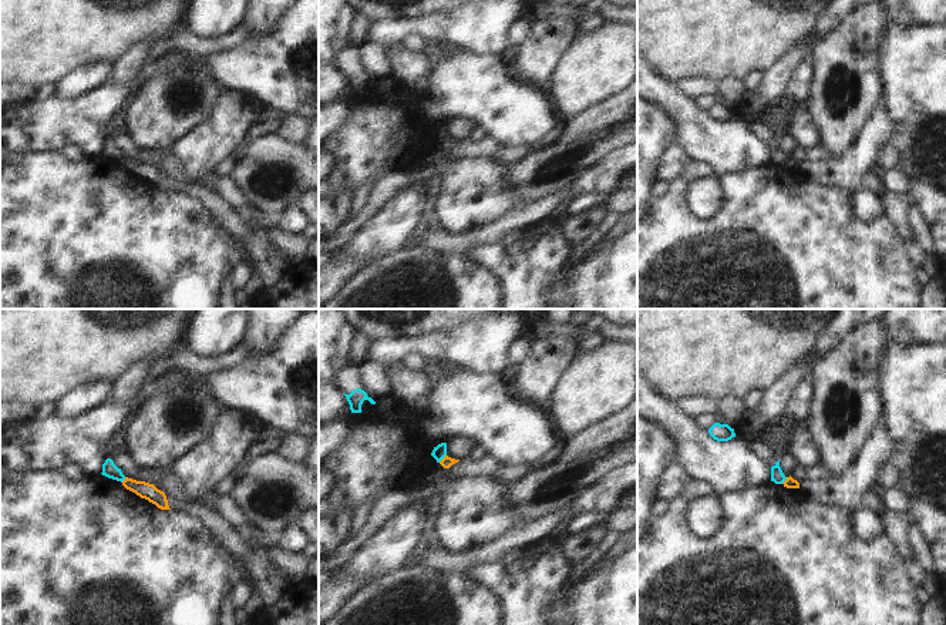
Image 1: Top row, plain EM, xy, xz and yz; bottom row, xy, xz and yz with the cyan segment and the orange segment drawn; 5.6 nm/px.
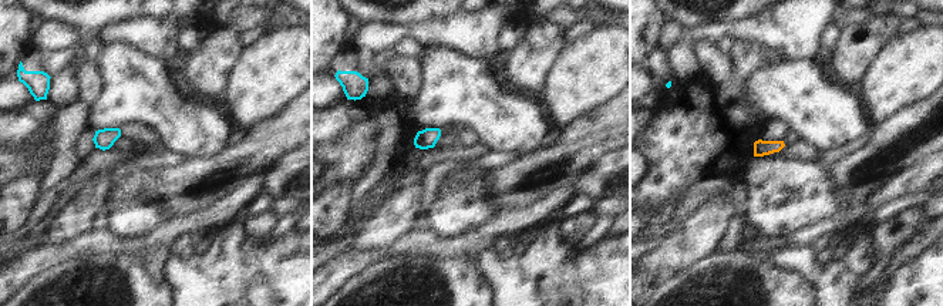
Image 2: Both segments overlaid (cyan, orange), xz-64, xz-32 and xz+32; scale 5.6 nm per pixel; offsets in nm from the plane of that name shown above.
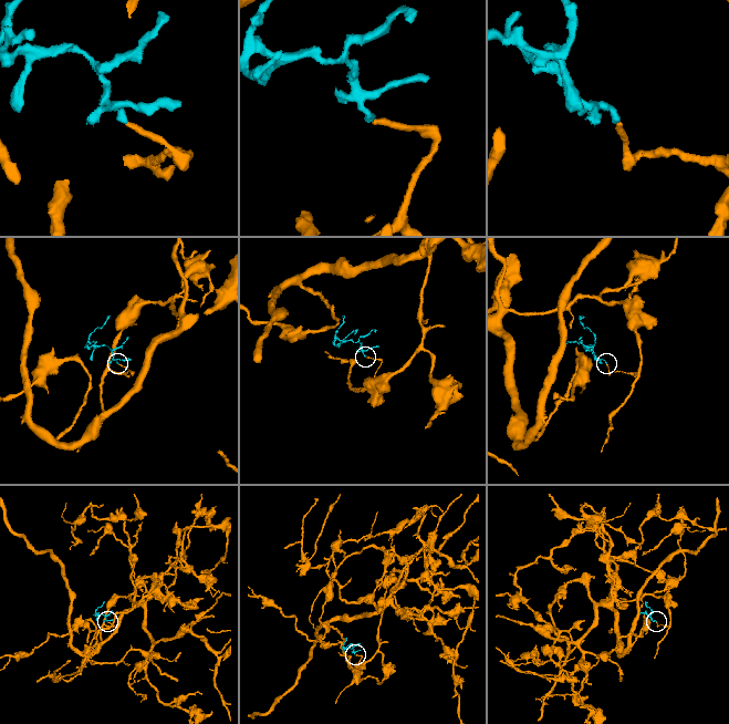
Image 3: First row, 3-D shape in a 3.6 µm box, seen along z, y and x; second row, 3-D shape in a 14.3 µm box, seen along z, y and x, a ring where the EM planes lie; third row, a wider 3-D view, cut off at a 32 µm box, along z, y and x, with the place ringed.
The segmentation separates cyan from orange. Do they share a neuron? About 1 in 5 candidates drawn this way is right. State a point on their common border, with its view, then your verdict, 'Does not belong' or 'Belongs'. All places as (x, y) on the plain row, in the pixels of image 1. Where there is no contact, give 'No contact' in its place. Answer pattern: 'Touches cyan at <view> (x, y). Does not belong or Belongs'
Touches cyan at xz (441, 140). Does not belong.

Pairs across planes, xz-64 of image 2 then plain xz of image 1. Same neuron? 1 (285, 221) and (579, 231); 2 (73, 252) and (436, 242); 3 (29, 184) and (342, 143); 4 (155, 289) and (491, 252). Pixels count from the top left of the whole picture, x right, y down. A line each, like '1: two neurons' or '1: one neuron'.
1: two neurons
2: one neuron
3: two neurons
4: two neurons

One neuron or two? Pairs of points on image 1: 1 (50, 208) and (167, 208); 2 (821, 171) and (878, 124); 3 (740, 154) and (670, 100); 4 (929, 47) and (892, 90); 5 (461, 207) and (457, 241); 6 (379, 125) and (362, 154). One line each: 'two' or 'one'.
1: one
2: one
3: one
4: one
5: two
6: one

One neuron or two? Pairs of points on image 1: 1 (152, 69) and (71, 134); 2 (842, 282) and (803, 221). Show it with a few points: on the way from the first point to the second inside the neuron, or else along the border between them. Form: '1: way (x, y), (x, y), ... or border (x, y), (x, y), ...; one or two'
1: way (133, 87), (113, 94), (91, 114); one
2: way (827, 266), (803, 242), (803, 237); one

